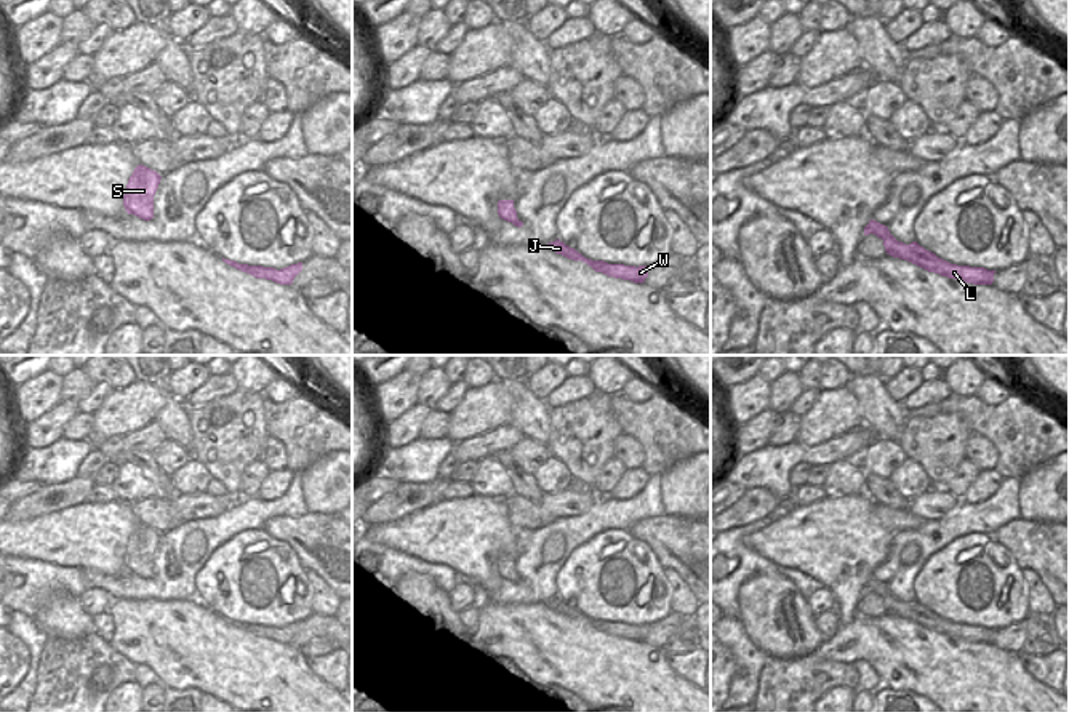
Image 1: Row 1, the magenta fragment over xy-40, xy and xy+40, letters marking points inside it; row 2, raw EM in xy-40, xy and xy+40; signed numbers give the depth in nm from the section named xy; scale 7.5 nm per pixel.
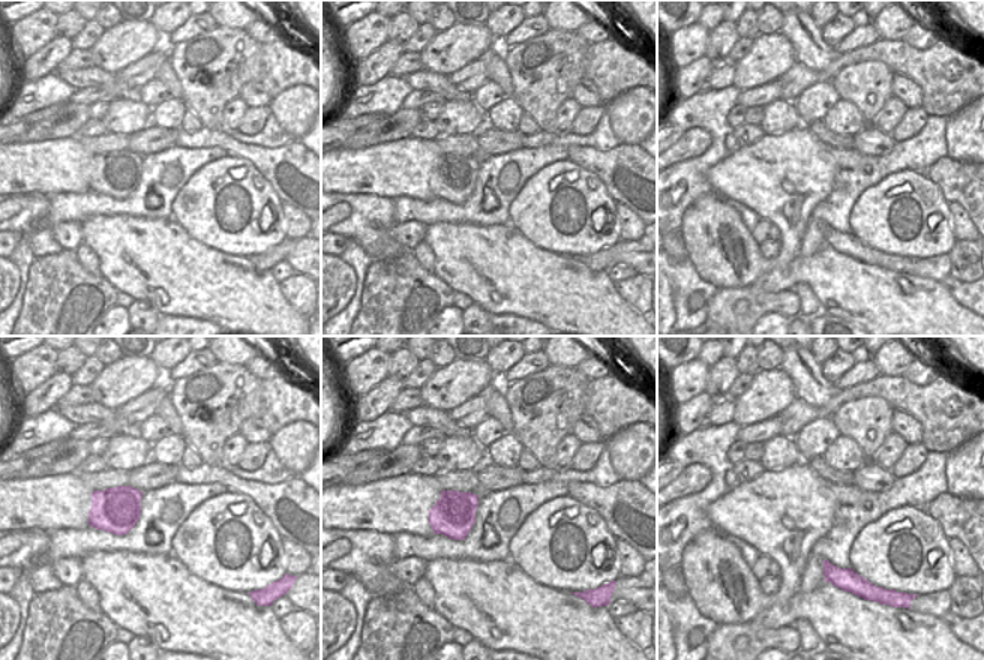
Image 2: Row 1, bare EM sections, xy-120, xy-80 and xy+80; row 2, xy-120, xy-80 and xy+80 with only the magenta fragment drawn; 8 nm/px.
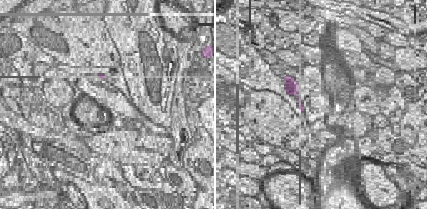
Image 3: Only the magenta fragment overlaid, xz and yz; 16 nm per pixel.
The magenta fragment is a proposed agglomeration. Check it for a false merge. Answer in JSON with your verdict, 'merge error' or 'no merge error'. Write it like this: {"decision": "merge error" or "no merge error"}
{"decision": "no merge error"}

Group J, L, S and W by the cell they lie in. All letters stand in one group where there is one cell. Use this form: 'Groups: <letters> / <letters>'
Groups: J L S W

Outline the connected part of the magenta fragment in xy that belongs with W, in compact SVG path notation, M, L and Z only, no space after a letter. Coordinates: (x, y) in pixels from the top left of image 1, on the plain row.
M559 597L555 600L547 602L547 605L555 610L557 613L562 613L573 619L583 619L587 624L591 624L595 630L602 630L608 635L631 638L634 642L643 642L648 635L648 624L624 624L624 622L608 622L605 619L592 619L584 616L581 611L578 611L575 606L570 606Z

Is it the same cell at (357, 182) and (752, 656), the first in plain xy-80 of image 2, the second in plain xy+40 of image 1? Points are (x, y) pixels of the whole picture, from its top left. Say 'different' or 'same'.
different

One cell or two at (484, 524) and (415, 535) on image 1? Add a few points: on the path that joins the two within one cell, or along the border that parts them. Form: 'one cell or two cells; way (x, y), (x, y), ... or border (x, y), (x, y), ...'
one cell; way (466, 533), (432, 535)

